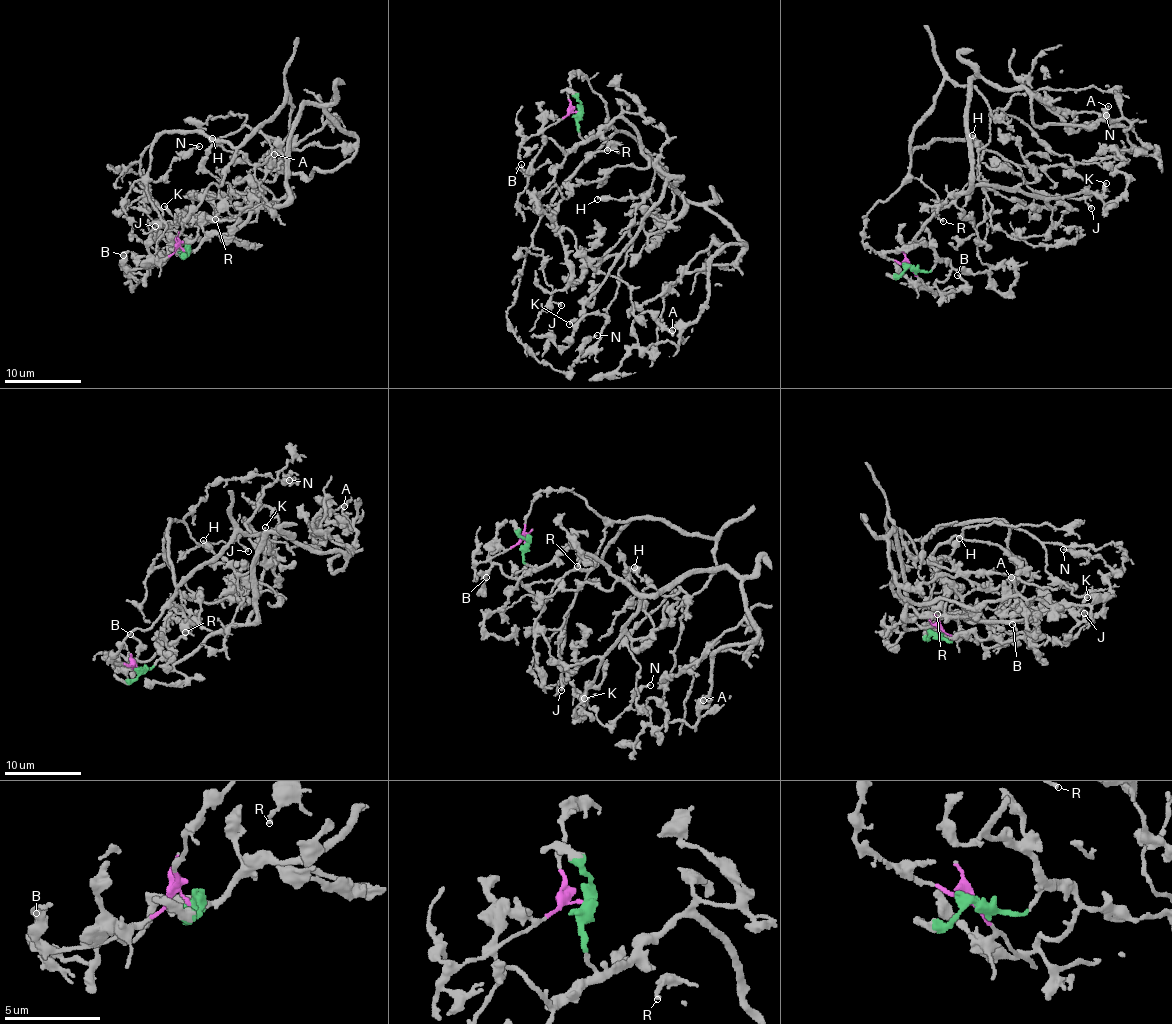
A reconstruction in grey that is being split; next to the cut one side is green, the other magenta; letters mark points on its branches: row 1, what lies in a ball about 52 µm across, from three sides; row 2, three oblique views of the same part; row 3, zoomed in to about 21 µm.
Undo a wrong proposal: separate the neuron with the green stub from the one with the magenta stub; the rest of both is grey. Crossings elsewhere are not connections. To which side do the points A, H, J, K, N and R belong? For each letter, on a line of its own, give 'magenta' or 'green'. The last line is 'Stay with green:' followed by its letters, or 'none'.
A: green
H: magenta
J: magenta
K: green
N: magenta
R: magenta
Stay with green: A, K

